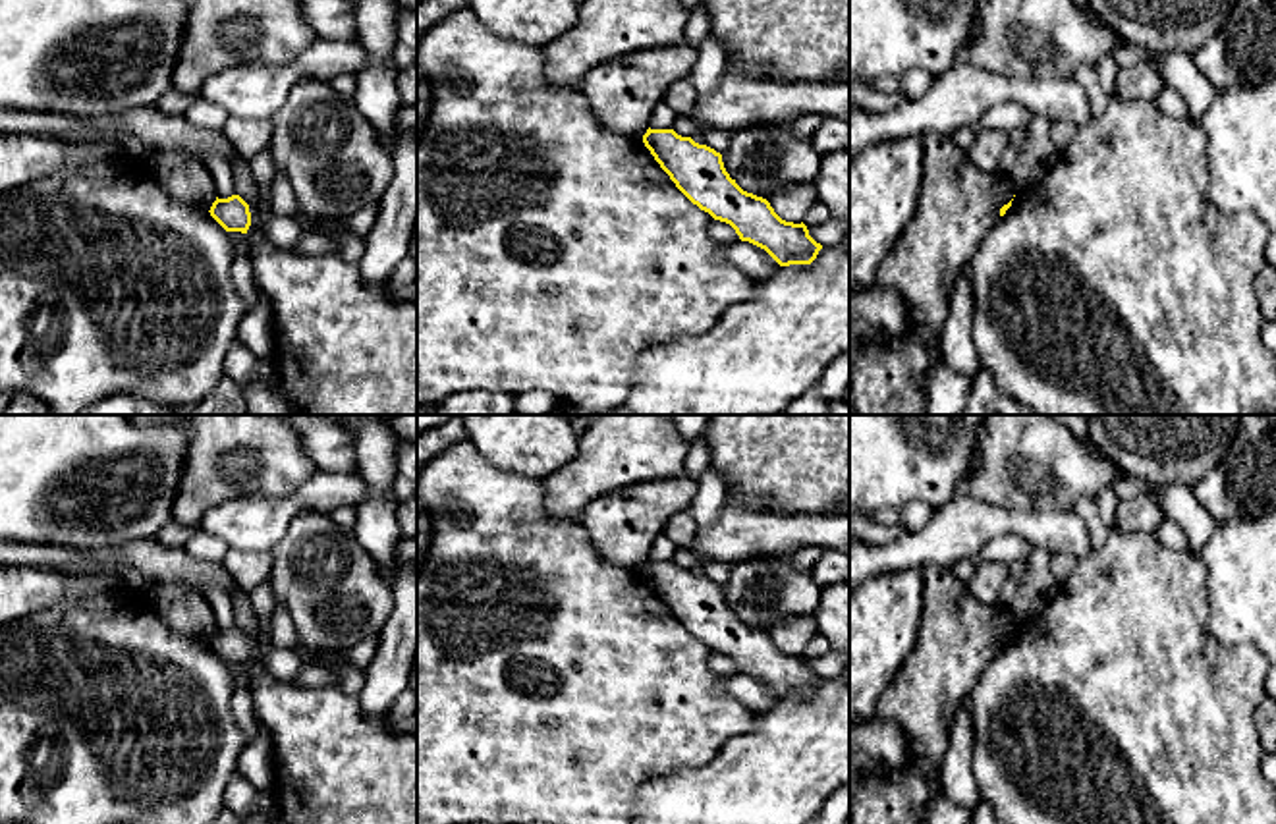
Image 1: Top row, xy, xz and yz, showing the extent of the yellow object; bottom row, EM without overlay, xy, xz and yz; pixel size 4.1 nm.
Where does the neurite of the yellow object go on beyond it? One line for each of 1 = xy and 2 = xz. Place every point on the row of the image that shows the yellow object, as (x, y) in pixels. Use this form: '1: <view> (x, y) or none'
1: none
2: none

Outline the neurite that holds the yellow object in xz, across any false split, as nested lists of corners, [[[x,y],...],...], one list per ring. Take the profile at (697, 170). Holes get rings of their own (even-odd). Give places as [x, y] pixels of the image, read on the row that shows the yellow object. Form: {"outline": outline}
{"outline": [[[649,127],[643,143],[676,187],[714,220],[730,224],[741,241],[764,249],[780,266],[811,264],[817,259],[822,245],[809,235],[807,226],[782,220],[766,199],[743,191],[726,172],[720,152],[674,129]]]}

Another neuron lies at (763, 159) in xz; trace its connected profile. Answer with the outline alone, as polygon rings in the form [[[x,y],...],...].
[[[791,124],[737,129],[722,154],[730,178],[763,199],[784,185],[811,185],[820,160],[811,141],[793,135]]]

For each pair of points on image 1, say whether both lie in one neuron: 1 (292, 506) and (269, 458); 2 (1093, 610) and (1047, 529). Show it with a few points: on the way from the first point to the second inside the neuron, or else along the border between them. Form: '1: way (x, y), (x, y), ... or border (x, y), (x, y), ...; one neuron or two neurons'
1: border (317, 469), (284, 496), (242, 496); two neurons
2: border (1091, 550), (1078, 560); two neurons

